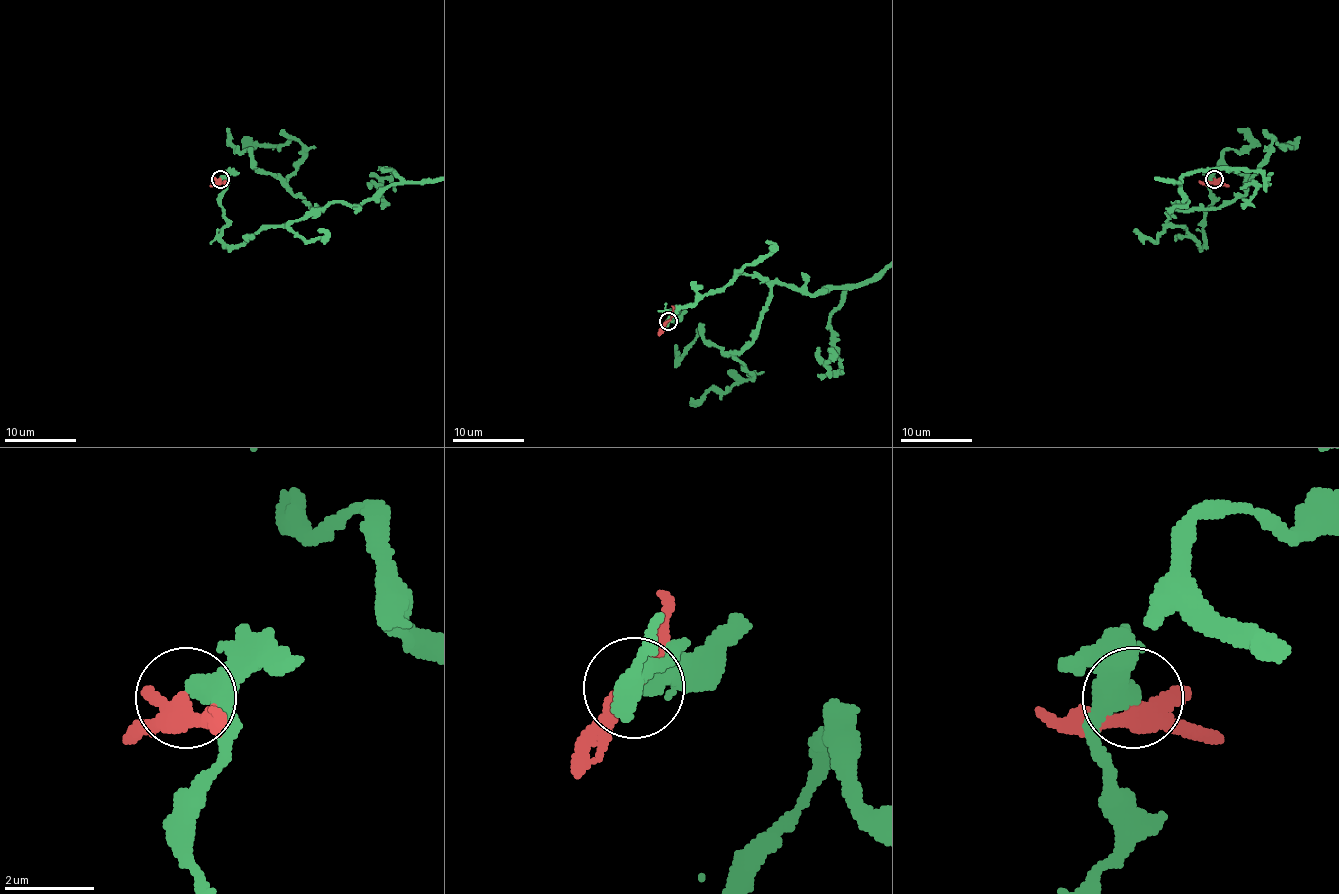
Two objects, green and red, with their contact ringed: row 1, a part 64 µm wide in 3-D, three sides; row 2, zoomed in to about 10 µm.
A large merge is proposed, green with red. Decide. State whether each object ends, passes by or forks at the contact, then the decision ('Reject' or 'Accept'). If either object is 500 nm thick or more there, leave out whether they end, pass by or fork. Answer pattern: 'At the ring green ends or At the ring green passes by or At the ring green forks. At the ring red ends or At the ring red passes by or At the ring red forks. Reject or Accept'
At the ring green passes by. At the ring red forks. Reject

